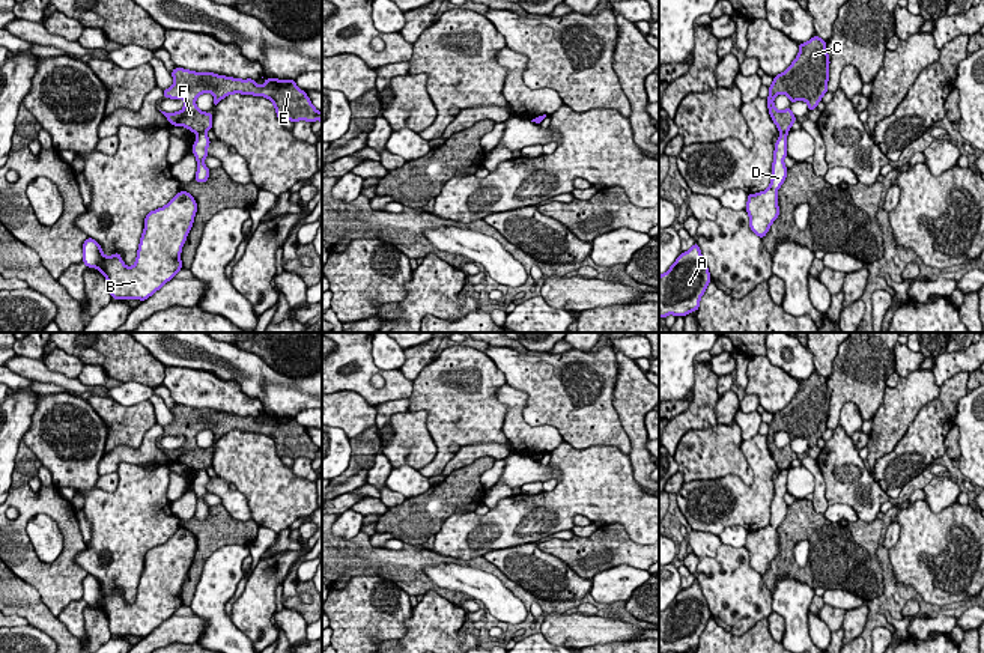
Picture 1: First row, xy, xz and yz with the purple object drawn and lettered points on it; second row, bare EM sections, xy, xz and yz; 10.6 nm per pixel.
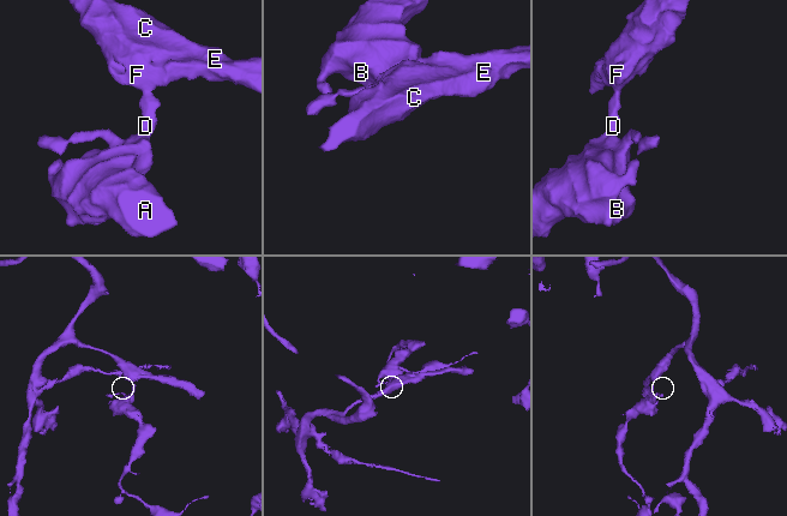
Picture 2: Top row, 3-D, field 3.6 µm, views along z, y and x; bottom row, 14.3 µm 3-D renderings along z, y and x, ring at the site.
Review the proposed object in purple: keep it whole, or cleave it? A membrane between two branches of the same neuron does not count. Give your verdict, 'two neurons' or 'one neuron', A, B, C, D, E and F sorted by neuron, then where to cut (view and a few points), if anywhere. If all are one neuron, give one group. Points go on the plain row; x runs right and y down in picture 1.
two neurons; A B D / C E F; cut in xy along (205, 468), (197, 471)

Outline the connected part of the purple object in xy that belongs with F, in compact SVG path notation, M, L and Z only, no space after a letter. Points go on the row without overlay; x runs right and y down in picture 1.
M176 403L170 411L175 420L162 427L164 435L182 435L185 442L176 450L161 450L170 462L185 463L196 471L212 466L212 448L205 450L196 442L196 436L202 430L212 430L215 442L233 430L265 433L274 441L278 457L287 456L293 460L298 457L322 459L322 450L314 445L307 430L295 421L295 417L266 415L263 423L257 423L257 417L251 415L241 417Z

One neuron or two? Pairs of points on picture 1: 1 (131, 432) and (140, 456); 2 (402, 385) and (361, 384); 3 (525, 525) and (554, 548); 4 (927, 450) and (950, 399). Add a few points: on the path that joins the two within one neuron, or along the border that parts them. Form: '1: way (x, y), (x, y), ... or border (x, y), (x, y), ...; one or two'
1: border (155, 422), (137, 447), (118, 444), (104, 455); two
2: way (391, 390), (387, 393), (372, 393); one
3: border (540, 542), (537, 543); two
4: way (927, 438), (927, 431), (941, 411); one

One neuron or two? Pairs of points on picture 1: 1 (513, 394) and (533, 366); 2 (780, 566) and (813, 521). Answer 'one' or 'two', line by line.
1: two
2: one

